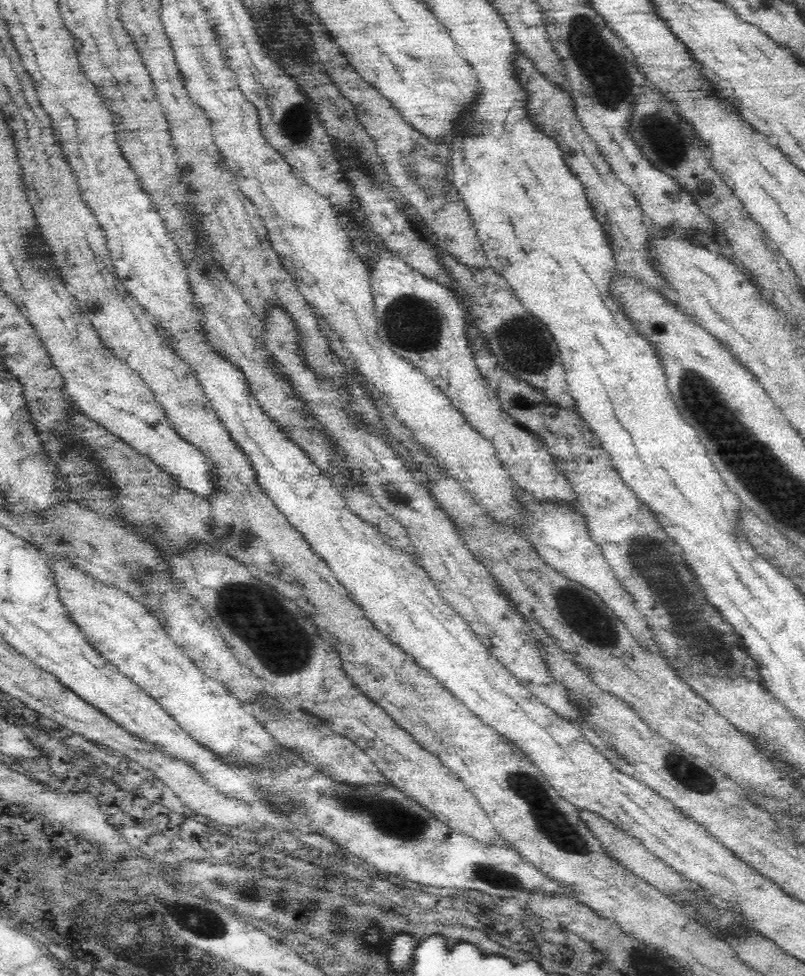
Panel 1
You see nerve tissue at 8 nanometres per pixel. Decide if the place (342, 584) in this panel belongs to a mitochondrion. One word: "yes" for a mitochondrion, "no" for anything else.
no

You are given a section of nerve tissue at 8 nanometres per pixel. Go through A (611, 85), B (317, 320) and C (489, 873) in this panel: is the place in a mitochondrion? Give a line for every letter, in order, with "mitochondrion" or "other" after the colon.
A: mitochondrion
B: other
C: mitochondrion

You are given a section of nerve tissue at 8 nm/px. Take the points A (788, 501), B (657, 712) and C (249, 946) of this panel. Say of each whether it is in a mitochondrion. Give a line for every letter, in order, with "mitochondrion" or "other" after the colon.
A: mitochondrion
B: other
C: other

